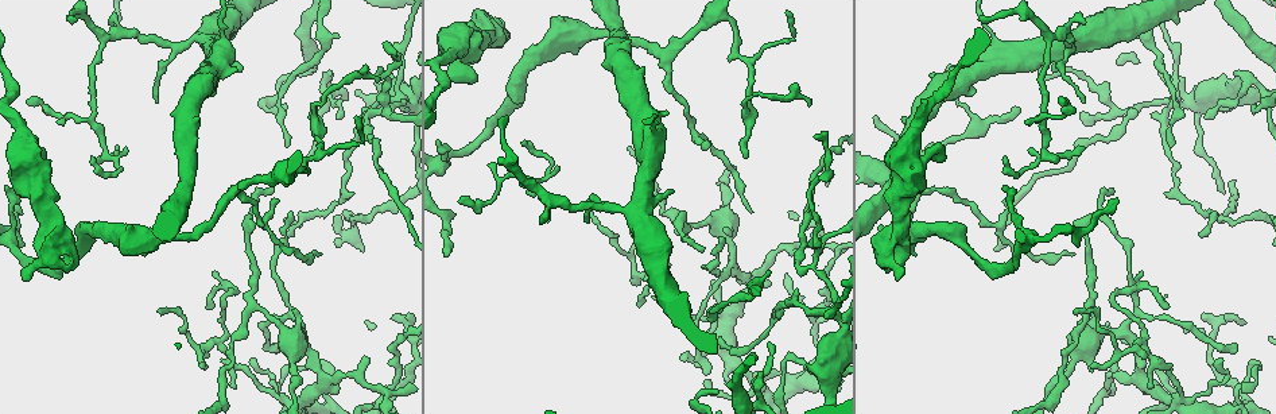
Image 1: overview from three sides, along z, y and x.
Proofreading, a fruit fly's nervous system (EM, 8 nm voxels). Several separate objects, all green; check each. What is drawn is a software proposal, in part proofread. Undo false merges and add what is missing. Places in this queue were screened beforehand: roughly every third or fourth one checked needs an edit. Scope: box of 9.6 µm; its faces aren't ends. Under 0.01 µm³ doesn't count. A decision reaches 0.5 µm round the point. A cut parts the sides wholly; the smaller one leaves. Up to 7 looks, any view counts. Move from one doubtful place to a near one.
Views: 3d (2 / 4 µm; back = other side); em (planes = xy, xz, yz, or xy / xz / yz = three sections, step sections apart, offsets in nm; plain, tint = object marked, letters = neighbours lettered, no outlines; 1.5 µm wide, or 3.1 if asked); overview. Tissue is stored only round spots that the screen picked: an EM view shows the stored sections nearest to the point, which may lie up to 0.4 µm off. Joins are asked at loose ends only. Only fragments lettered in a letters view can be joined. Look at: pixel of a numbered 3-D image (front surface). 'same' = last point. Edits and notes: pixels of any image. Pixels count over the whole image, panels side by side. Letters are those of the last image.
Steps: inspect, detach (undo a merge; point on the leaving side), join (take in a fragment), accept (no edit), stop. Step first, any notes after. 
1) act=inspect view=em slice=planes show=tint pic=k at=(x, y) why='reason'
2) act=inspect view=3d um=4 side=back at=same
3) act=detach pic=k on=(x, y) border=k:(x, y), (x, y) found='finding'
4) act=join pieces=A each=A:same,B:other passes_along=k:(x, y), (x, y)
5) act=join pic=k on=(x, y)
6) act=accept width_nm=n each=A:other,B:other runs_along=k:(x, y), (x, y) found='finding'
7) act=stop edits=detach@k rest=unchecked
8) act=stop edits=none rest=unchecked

act=inspect view=3d um=2 pic=1 at=(1195, 397) why='sharp bend'

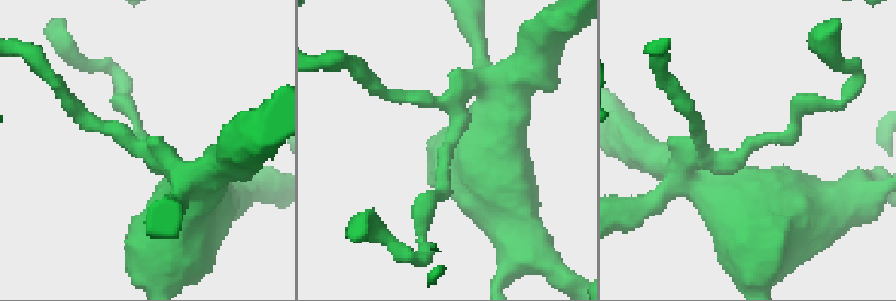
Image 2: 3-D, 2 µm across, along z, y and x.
act=inspect view=em slice=planes show=plain pic=2 at=(749, 148)

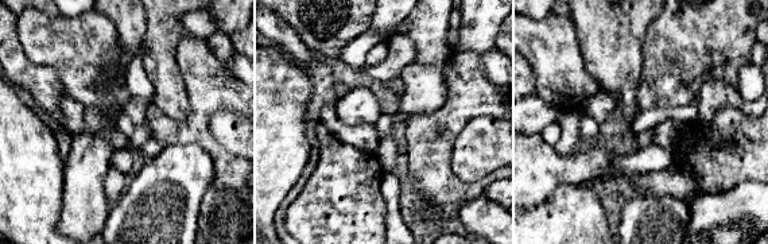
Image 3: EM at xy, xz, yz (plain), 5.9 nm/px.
act=inspect view=em slice=planes show=letters at=same why='what lies round it'

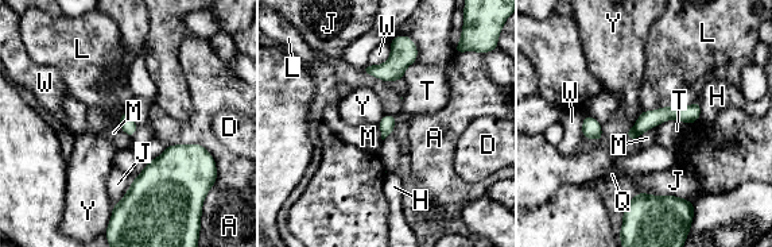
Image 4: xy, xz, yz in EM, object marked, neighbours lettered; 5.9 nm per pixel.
act=accept each=A:other,D:other,H:other,J:other,L:other,M:other,Q:other,T:other,W:other,Y:other runs_along=4:(697, 105), (648, 119), (629, 134) found='all the same cell'

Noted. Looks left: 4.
act=inspect view=3d um=2 pic=1 at=(1074, 252)

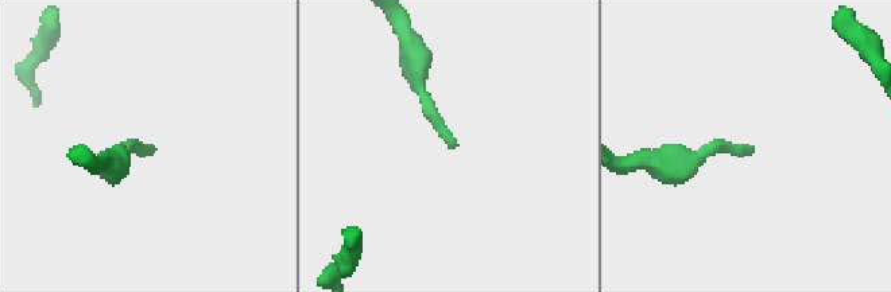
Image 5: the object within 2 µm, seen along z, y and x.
act=inspect view=em slice=planes show=letters pic=5 at=(750, 150)

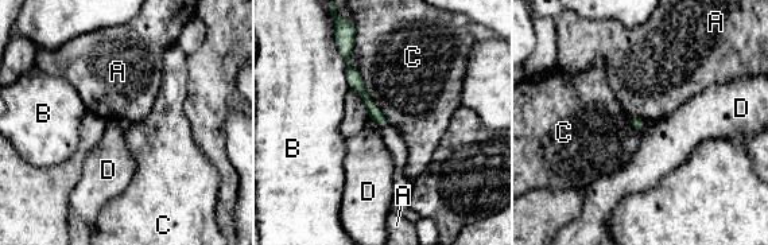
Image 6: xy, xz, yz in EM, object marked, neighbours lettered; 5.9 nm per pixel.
act=accept each=A:other,B:other,C:other,D:other border=6:(368, 116), (380, 129) found='no lettered fragment goes on from it'

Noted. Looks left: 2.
act=inspect view=3d um=4 pic=1 at=(809, 106) why='free end'

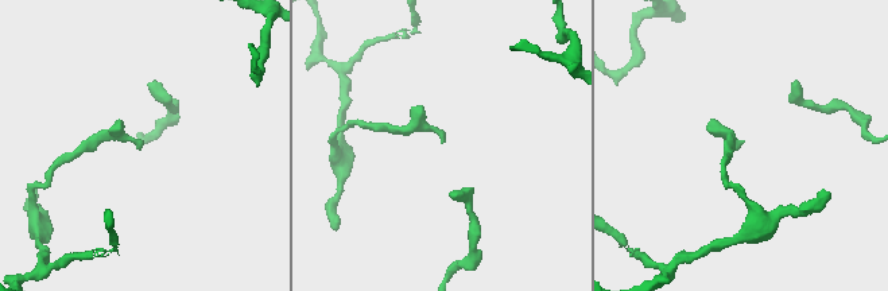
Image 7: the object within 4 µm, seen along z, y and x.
act=inspect view=em slice=planes show=letters pic=7 at=(142, 145)

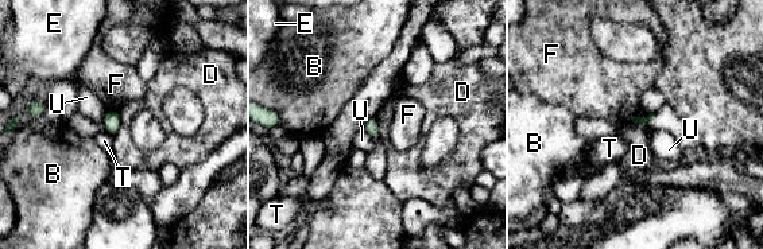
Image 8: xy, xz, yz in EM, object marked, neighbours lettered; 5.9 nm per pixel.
act=accept each=B:other,D:other,E:other,F:other,T:other,U:other border=8:(650, 113), (630, 119) found='none of them fits'

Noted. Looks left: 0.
act=stop edits=none rest=unchecked

